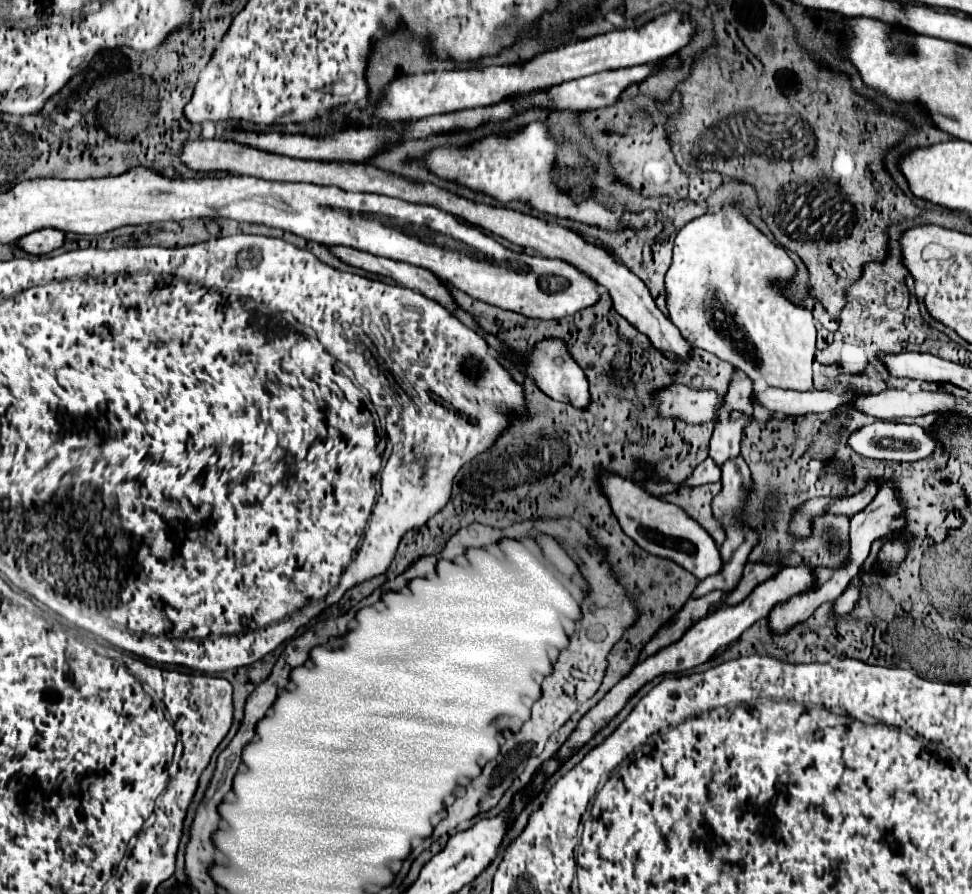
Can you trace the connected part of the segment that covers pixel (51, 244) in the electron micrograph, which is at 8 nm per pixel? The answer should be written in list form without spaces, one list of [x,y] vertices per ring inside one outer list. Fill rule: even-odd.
[[[42,228],[36,230],[32,234],[26,234],[24,238],[20,238],[20,246],[24,246],[26,252],[30,254],[48,254],[56,248],[60,248],[66,240],[66,234],[58,228]]]

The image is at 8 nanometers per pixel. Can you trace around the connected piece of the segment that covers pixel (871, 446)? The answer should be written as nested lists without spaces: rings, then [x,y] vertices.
[[[876,420],[874,424],[862,426],[854,430],[848,436],[848,446],[866,458],[880,458],[880,460],[922,460],[932,454],[934,440],[928,436],[928,432],[916,424],[902,424],[902,422],[890,422],[890,420]]]

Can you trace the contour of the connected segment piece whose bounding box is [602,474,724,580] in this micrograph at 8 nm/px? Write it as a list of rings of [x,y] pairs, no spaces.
[[[606,474],[602,478],[602,488],[610,500],[610,506],[622,526],[622,530],[646,552],[670,558],[682,568],[686,568],[690,574],[694,574],[698,580],[718,574],[724,566],[720,548],[716,540],[698,524],[694,518],[690,518],[682,508],[660,500],[658,496],[652,496],[642,486],[628,478],[618,478],[614,474]]]

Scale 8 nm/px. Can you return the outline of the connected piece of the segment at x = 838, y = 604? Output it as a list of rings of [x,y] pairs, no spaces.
[[[856,576],[856,578],[850,582],[850,586],[844,590],[844,594],[836,598],[836,602],[834,602],[834,612],[836,612],[836,614],[848,614],[848,612],[854,608],[854,604],[858,602],[858,598],[860,598],[860,588],[862,588],[862,582],[860,582],[858,576]]]

